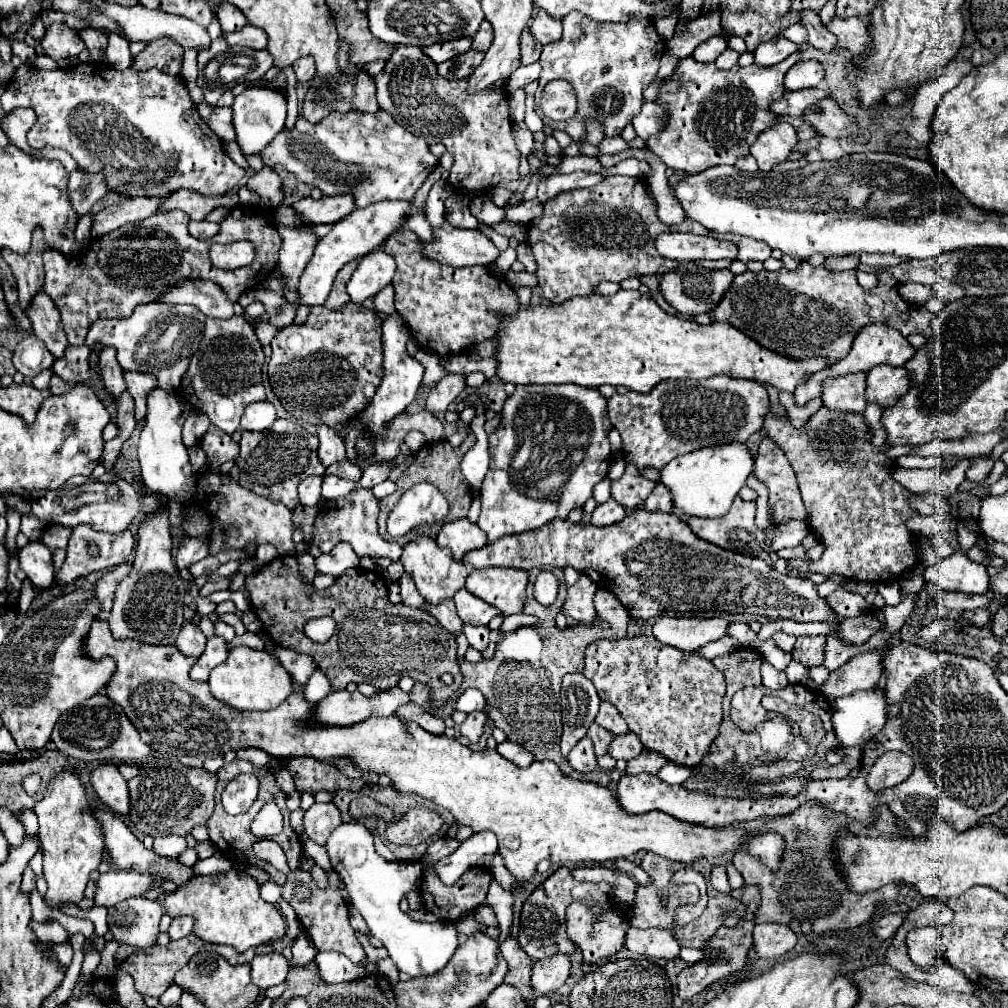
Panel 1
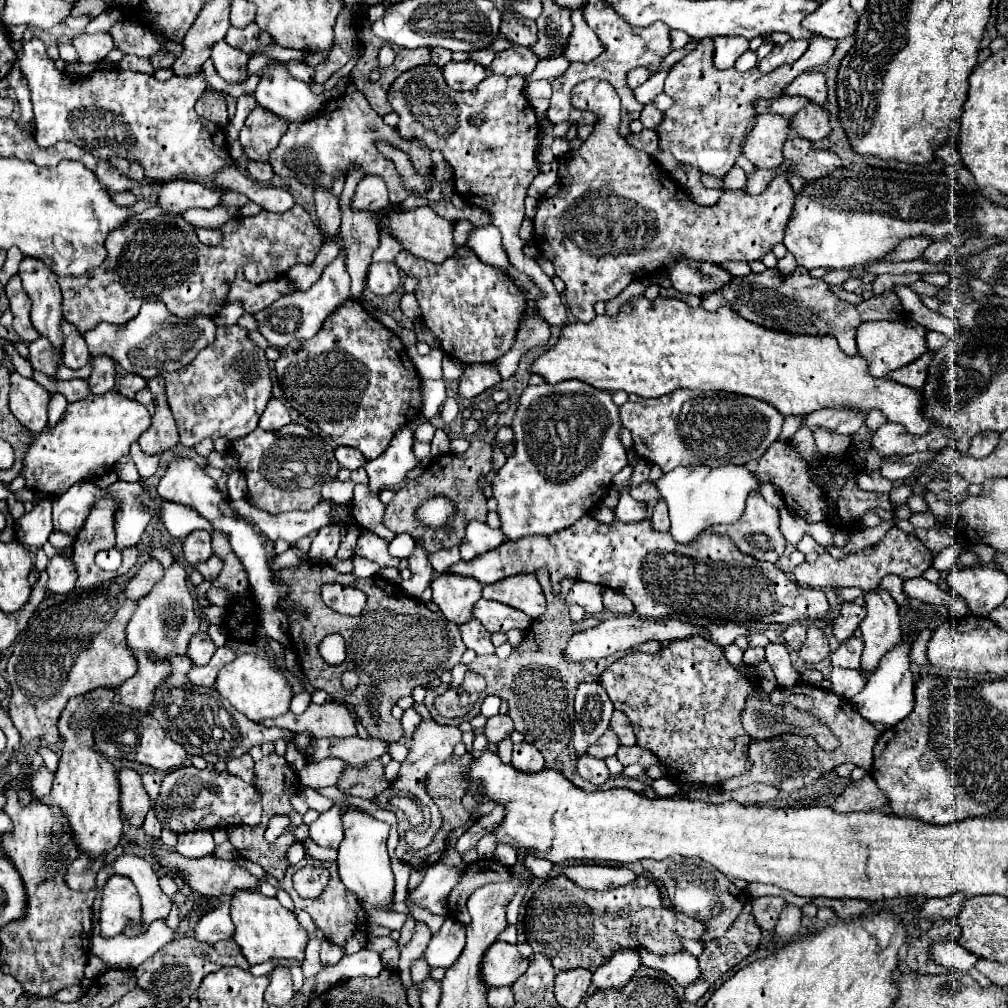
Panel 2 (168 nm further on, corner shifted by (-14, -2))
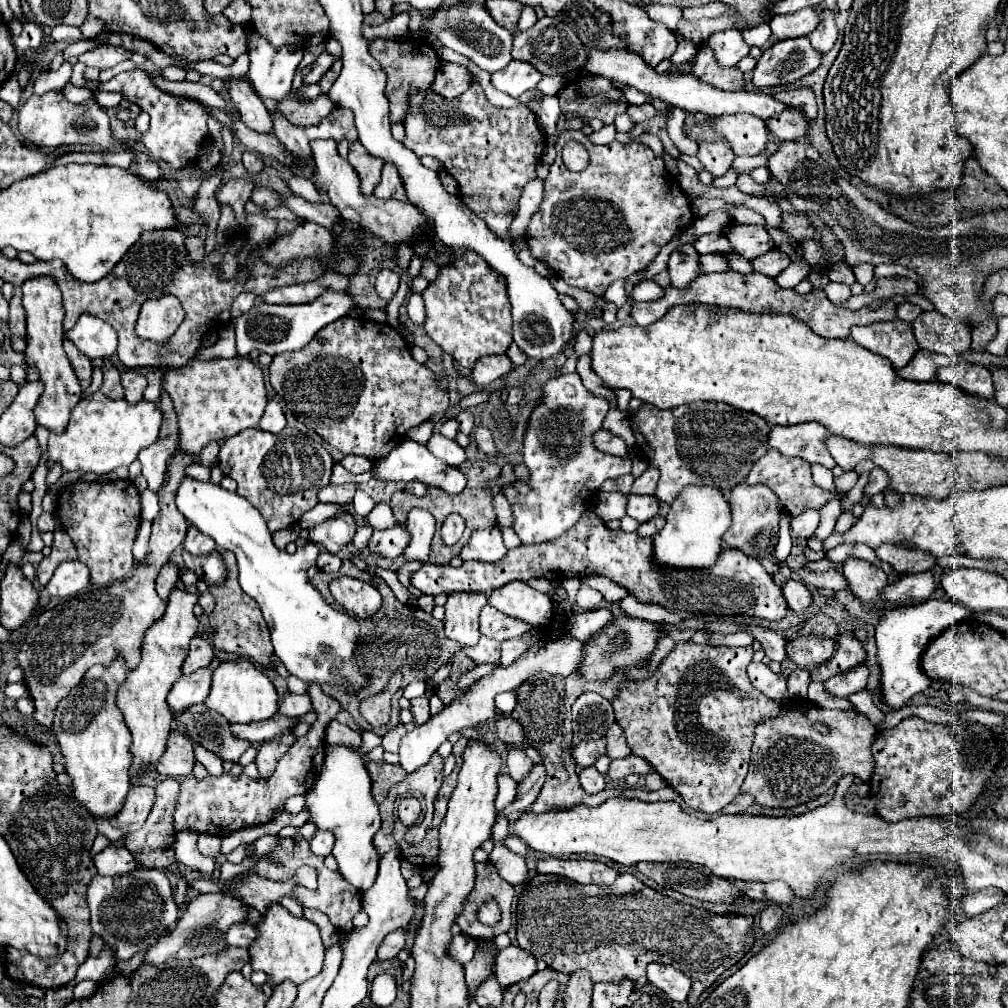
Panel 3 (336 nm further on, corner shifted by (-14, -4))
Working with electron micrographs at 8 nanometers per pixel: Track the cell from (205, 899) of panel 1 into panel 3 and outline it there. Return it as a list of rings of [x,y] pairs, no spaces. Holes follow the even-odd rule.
[[[280,904],[268,906],[262,914],[262,922],[254,926],[256,940],[248,946],[252,970],[270,974],[272,984],[280,984],[282,980],[292,980],[294,984],[306,982],[308,978],[320,974],[324,962],[324,944],[320,940],[318,926],[308,922],[306,918],[294,918],[286,908]]]

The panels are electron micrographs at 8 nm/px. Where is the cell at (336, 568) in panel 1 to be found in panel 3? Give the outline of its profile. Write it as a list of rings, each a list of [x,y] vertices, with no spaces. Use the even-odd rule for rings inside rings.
[[[398,524],[390,530],[374,530],[368,548],[372,554],[378,554],[386,560],[396,560],[404,552],[406,544],[408,544],[406,526]]]

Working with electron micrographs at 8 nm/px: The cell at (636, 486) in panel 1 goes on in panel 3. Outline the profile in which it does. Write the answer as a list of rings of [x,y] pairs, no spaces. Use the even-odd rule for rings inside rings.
[[[650,466],[650,468],[648,468],[642,476],[638,476],[636,482],[632,484],[632,494],[648,494],[648,496],[654,496],[656,482],[658,482],[658,470]]]

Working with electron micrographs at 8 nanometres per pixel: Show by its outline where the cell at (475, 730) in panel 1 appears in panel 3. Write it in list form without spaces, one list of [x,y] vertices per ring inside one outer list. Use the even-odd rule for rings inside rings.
[[[498,718],[496,720],[496,736],[510,746],[522,746],[526,742],[524,730],[514,718]]]

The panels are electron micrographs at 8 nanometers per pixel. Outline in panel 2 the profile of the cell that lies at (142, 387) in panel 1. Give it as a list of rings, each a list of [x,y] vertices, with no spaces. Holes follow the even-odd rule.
[[[160,376],[150,378],[148,388],[152,390],[156,412],[152,416],[152,426],[138,438],[138,444],[146,456],[154,456],[178,444],[178,430],[176,430],[176,422],[166,400],[164,380]]]

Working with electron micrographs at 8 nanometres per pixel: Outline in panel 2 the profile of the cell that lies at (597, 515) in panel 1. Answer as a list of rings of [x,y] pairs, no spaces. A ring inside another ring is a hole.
[[[622,492],[620,502],[618,502],[614,512],[616,512],[616,518],[620,522],[636,522],[636,520],[646,518],[646,504],[640,504],[628,492]]]

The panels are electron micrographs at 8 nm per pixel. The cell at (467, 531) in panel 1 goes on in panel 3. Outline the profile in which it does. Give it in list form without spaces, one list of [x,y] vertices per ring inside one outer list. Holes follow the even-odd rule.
[[[488,528],[488,530],[476,530],[470,536],[470,542],[462,548],[460,558],[462,560],[482,560],[482,562],[496,562],[504,558],[506,546],[502,542],[500,528]]]

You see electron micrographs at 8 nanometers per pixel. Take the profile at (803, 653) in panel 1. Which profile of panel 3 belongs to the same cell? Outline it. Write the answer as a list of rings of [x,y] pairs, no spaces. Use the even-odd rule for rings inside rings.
[[[818,634],[798,636],[786,646],[786,652],[788,652],[788,658],[798,666],[816,668],[832,658],[834,640]]]

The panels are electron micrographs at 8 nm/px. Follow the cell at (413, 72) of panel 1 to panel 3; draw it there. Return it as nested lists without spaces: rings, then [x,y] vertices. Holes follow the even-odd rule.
[[[472,84],[460,98],[446,100],[434,90],[410,90],[410,108],[404,118],[404,128],[406,128],[406,138],[404,146],[410,148],[418,158],[422,156],[434,156],[438,158],[444,168],[456,178],[460,186],[460,198],[462,202],[478,216],[500,234],[500,238],[510,240],[510,224],[514,220],[514,212],[518,210],[518,200],[522,194],[522,188],[536,178],[536,164],[544,152],[544,134],[540,132],[536,124],[534,112],[524,106],[516,104],[514,108],[496,108],[492,106],[486,96],[482,94],[478,84]]]

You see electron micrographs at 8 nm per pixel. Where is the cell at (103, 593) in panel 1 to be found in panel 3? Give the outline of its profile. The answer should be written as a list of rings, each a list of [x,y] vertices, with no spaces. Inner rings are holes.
[[[166,562],[160,572],[158,572],[158,578],[156,578],[156,592],[162,600],[168,598],[170,590],[176,586],[176,580],[178,580],[178,566],[174,562]]]

